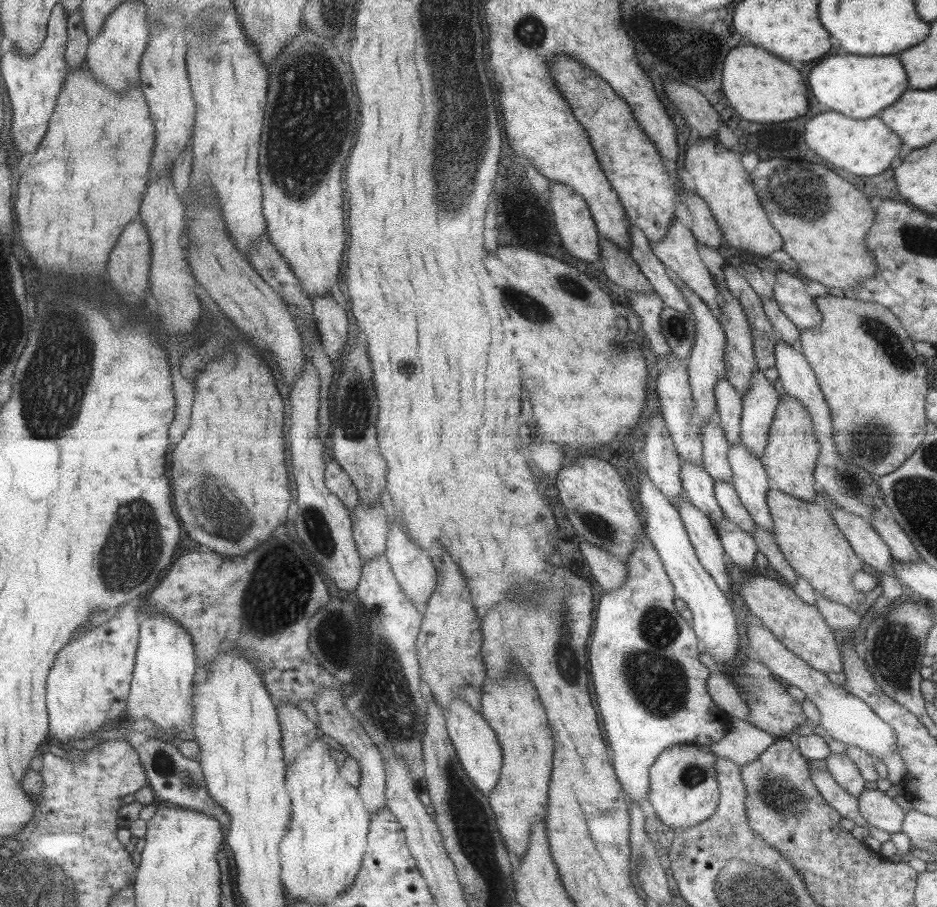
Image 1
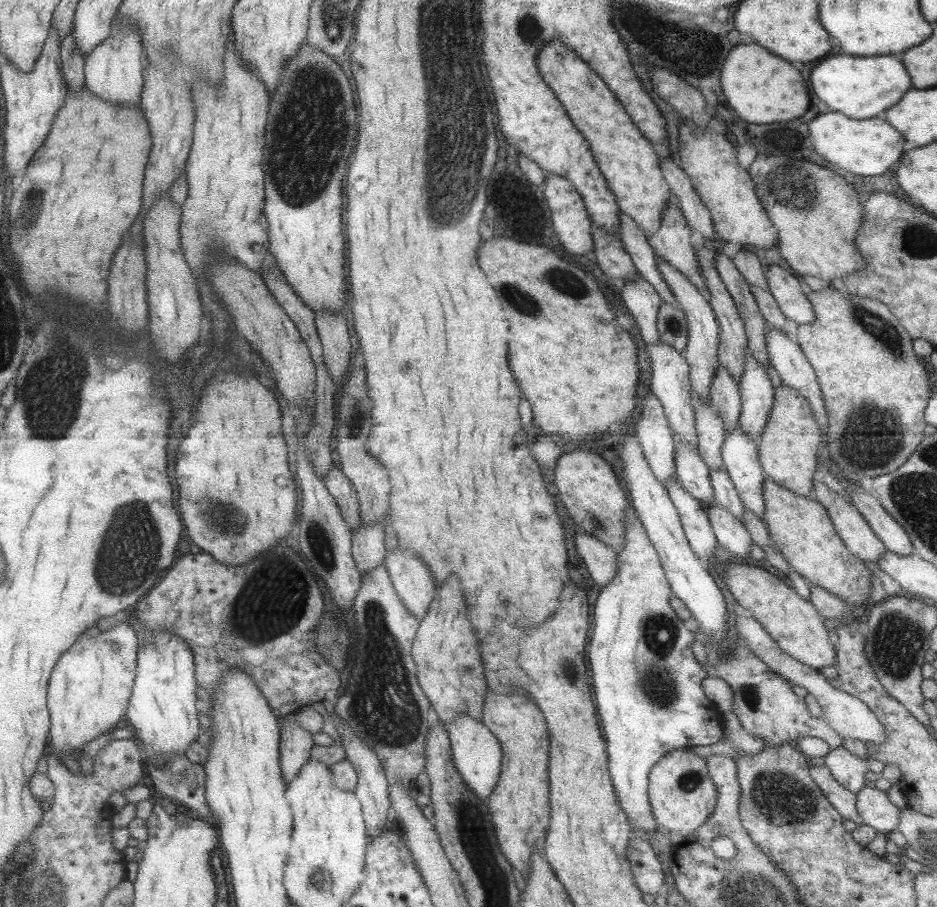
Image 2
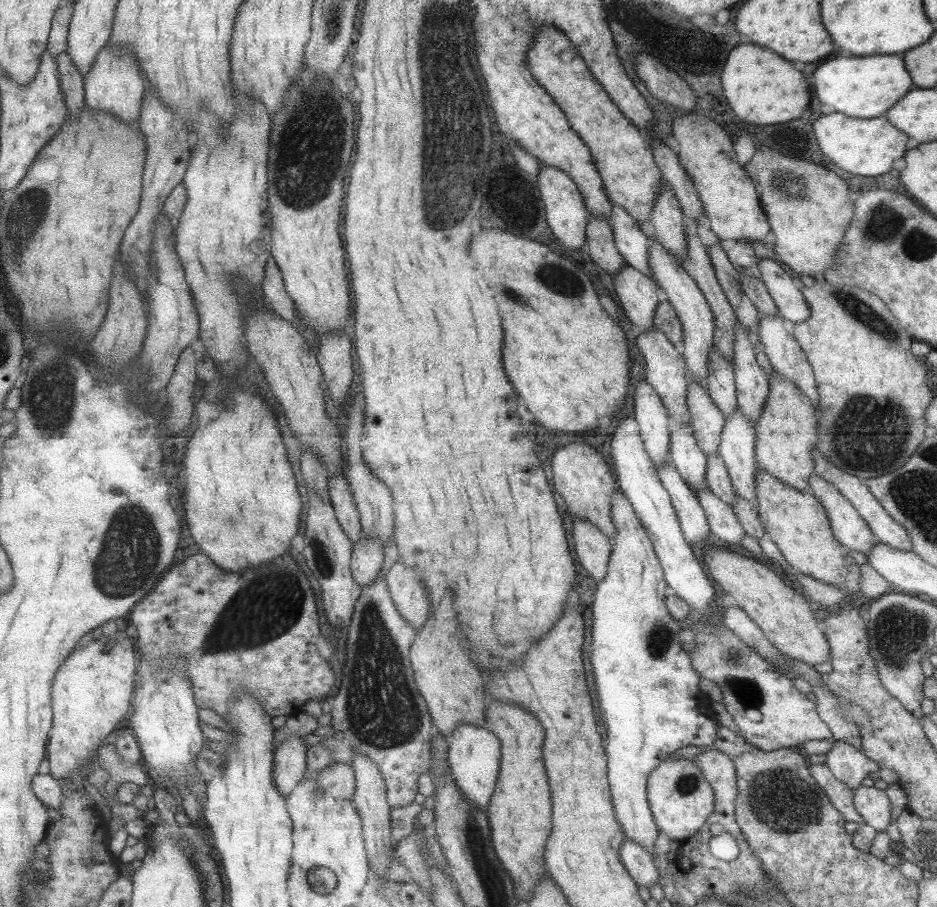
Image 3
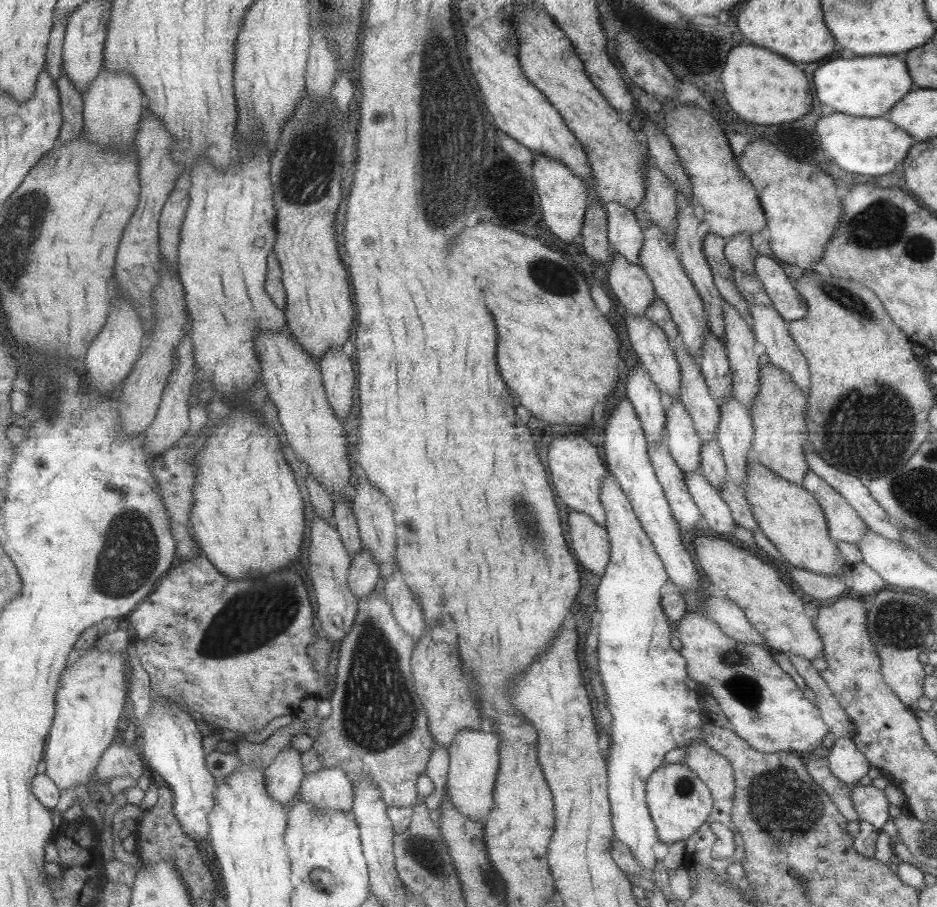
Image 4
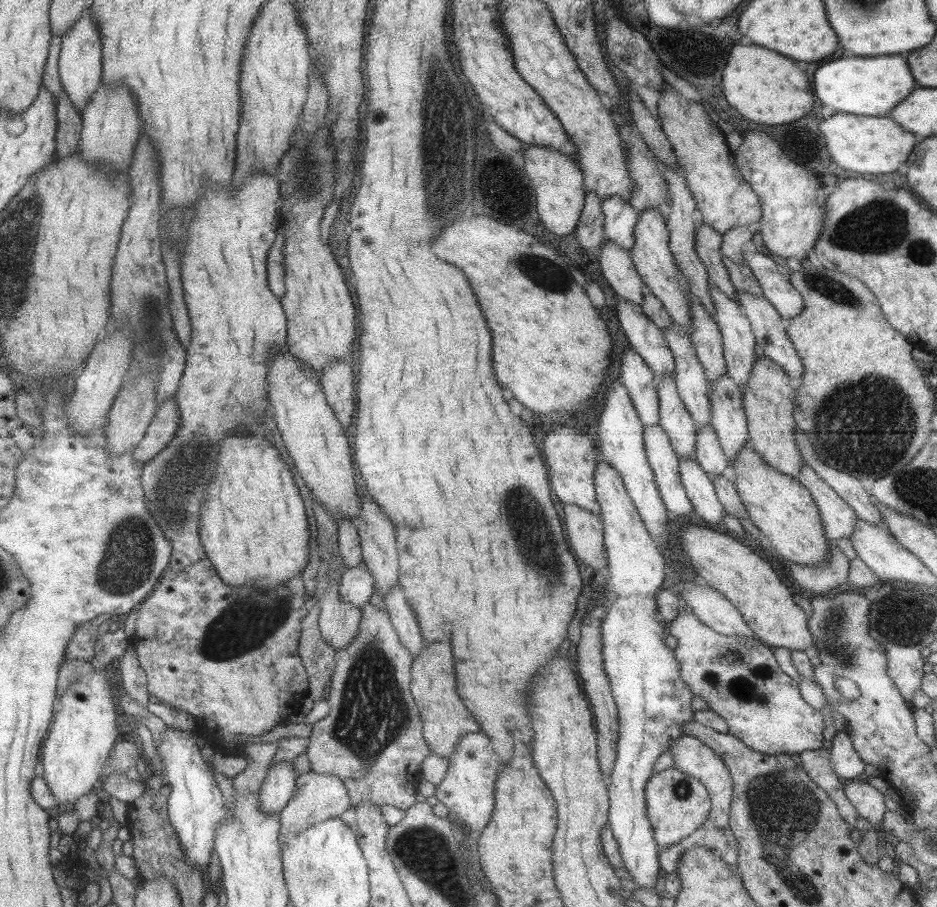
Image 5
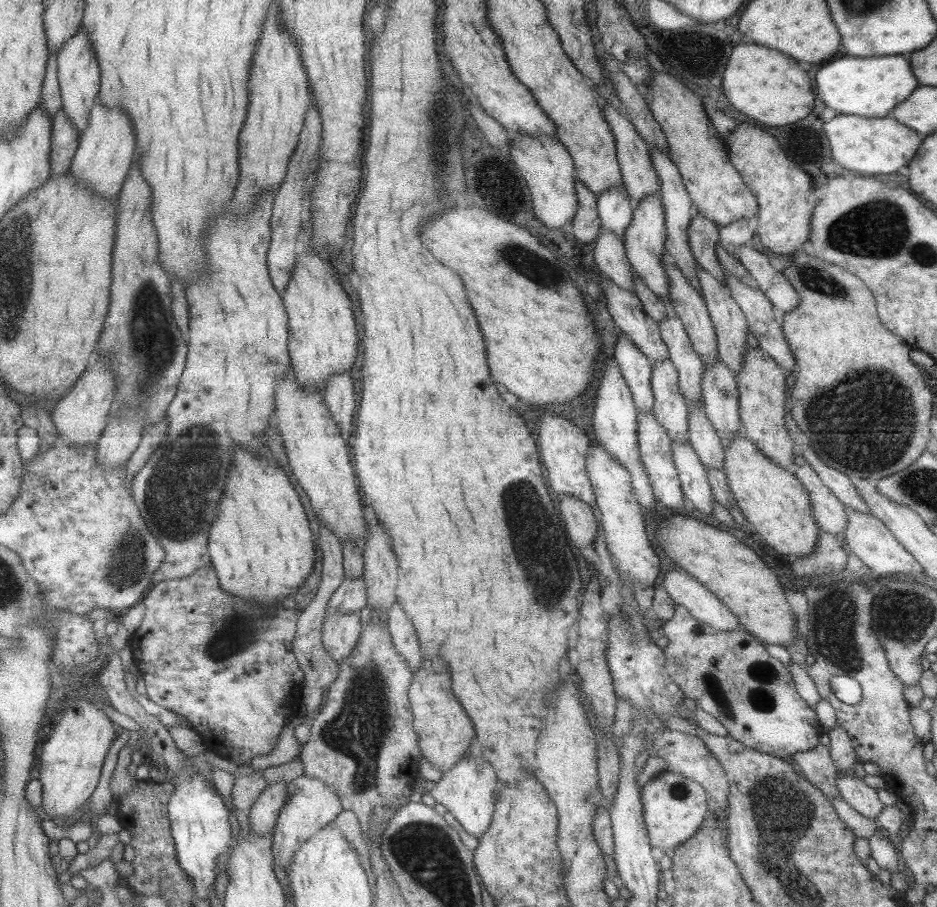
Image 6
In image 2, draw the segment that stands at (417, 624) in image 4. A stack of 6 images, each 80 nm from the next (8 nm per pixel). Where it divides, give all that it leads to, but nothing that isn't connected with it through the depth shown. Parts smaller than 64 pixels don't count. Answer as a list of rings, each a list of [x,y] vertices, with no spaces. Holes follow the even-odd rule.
[[[396,546],[385,554],[384,566],[397,599],[411,616],[421,620],[435,596],[435,584],[421,562],[403,554],[405,553],[399,550],[399,546]]]

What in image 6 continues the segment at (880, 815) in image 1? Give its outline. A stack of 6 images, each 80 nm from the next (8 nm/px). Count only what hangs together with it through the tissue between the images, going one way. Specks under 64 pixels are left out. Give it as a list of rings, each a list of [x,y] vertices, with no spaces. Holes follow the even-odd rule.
[[[839,774],[836,778],[836,787],[841,798],[843,798],[855,812],[865,818],[874,820],[884,807],[879,799],[877,799],[875,789],[867,786],[863,778],[860,779],[856,776]]]

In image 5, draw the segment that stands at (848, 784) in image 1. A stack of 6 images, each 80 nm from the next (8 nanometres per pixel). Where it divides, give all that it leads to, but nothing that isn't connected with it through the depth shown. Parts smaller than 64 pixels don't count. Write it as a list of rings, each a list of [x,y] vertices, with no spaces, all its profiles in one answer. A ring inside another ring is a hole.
[[[836,731],[830,740],[830,766],[841,780],[853,780],[863,772],[865,763],[856,755],[845,731]]]

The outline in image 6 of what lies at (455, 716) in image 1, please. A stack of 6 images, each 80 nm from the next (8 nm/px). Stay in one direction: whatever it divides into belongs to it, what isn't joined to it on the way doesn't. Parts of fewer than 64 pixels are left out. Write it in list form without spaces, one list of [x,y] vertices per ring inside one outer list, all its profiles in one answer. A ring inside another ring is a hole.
[[[474,738],[465,754],[462,754],[454,766],[441,775],[428,794],[433,797],[435,803],[442,804],[446,811],[453,815],[469,836],[478,839],[492,821],[495,803],[493,789],[497,786],[495,773],[491,770],[491,765],[481,758],[481,748]]]

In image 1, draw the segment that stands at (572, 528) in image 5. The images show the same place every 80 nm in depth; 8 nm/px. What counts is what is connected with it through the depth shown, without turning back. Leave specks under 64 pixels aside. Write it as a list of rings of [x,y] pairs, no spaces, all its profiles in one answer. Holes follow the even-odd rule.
[[[580,542],[579,549],[587,561],[587,566],[595,582],[604,592],[617,590],[623,584],[627,573],[623,561],[605,553],[605,550],[601,550],[599,546],[589,544],[589,542]]]

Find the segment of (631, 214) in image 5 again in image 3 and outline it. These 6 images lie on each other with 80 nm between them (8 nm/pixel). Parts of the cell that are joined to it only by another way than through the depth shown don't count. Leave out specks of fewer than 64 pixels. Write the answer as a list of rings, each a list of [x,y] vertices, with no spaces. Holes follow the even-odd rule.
[[[612,204],[607,218],[612,230],[612,241],[627,265],[650,276],[647,264],[648,236],[639,228],[638,222],[619,205]]]

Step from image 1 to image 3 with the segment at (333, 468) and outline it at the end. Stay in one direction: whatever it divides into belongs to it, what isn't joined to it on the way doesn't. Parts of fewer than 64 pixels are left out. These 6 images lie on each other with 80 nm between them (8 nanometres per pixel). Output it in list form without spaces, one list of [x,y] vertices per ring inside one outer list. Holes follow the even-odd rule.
[[[336,474],[328,479],[328,495],[337,523],[351,545],[355,545],[361,537],[360,521],[353,497],[347,491],[346,478],[343,474]]]

